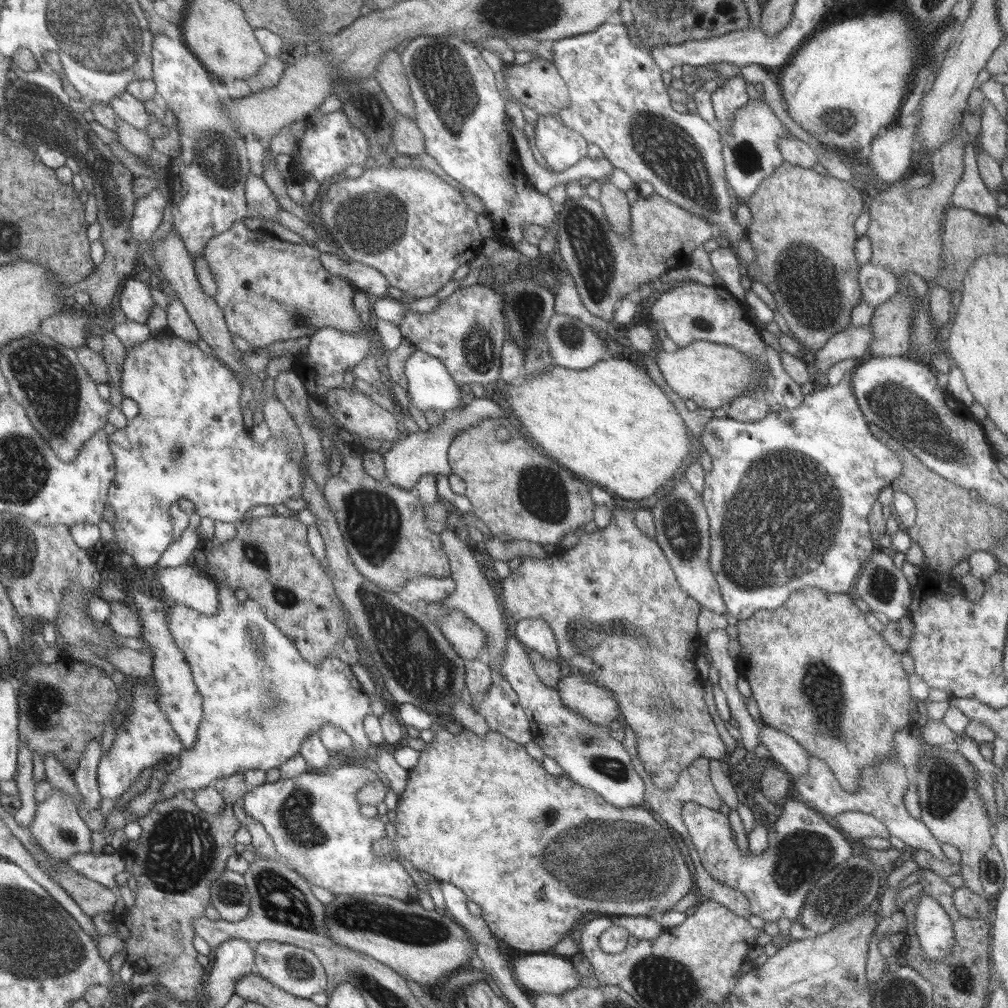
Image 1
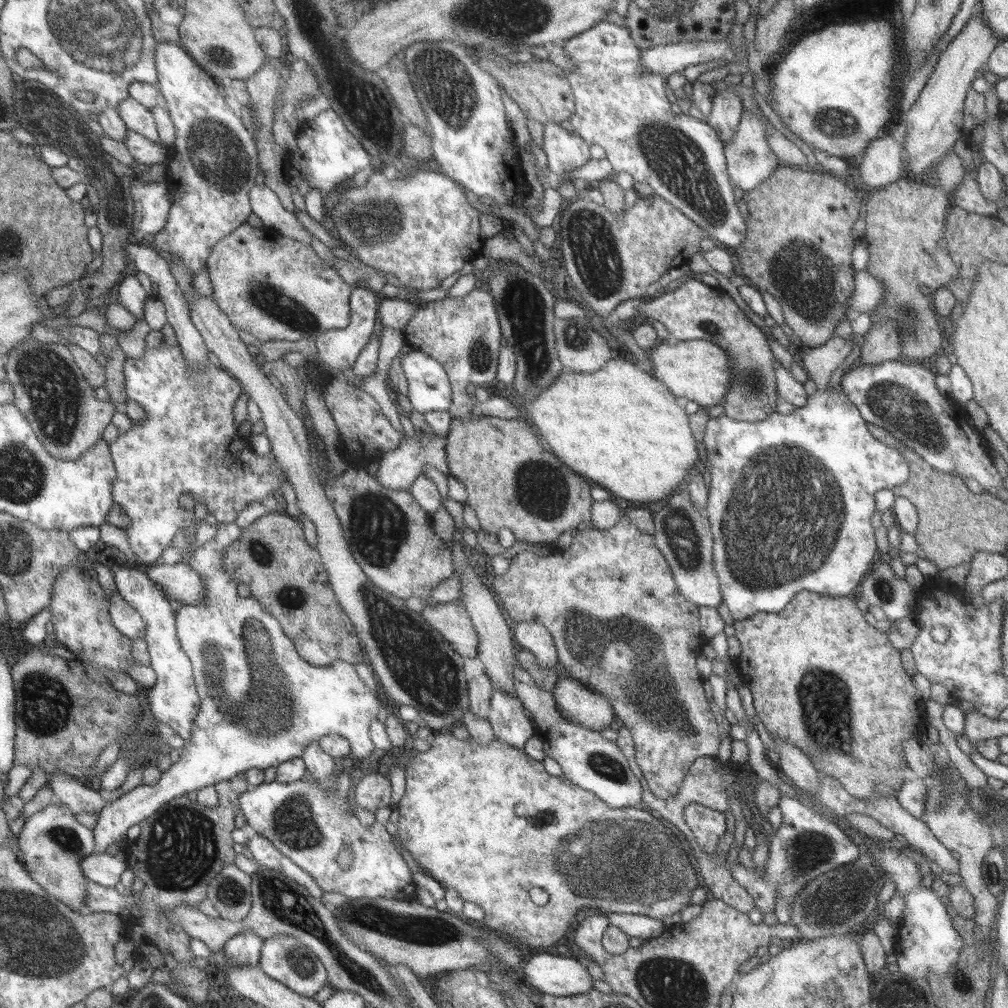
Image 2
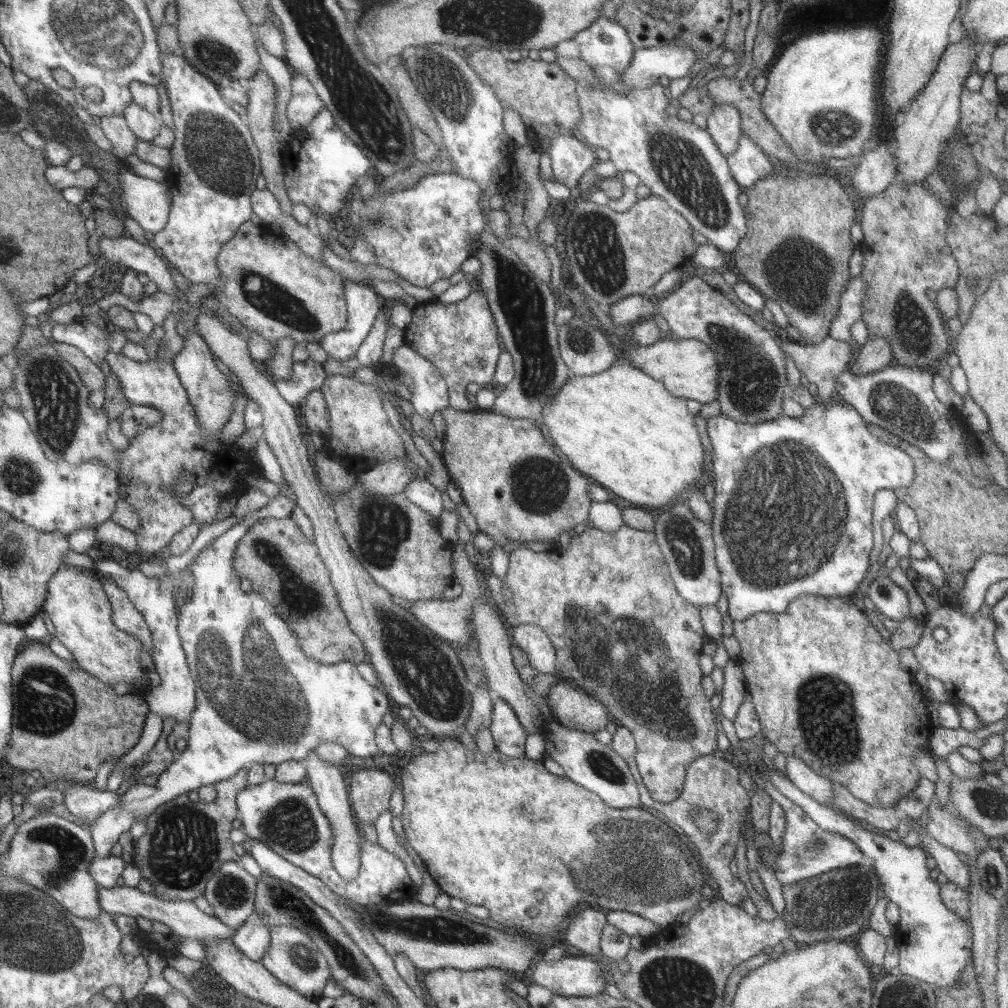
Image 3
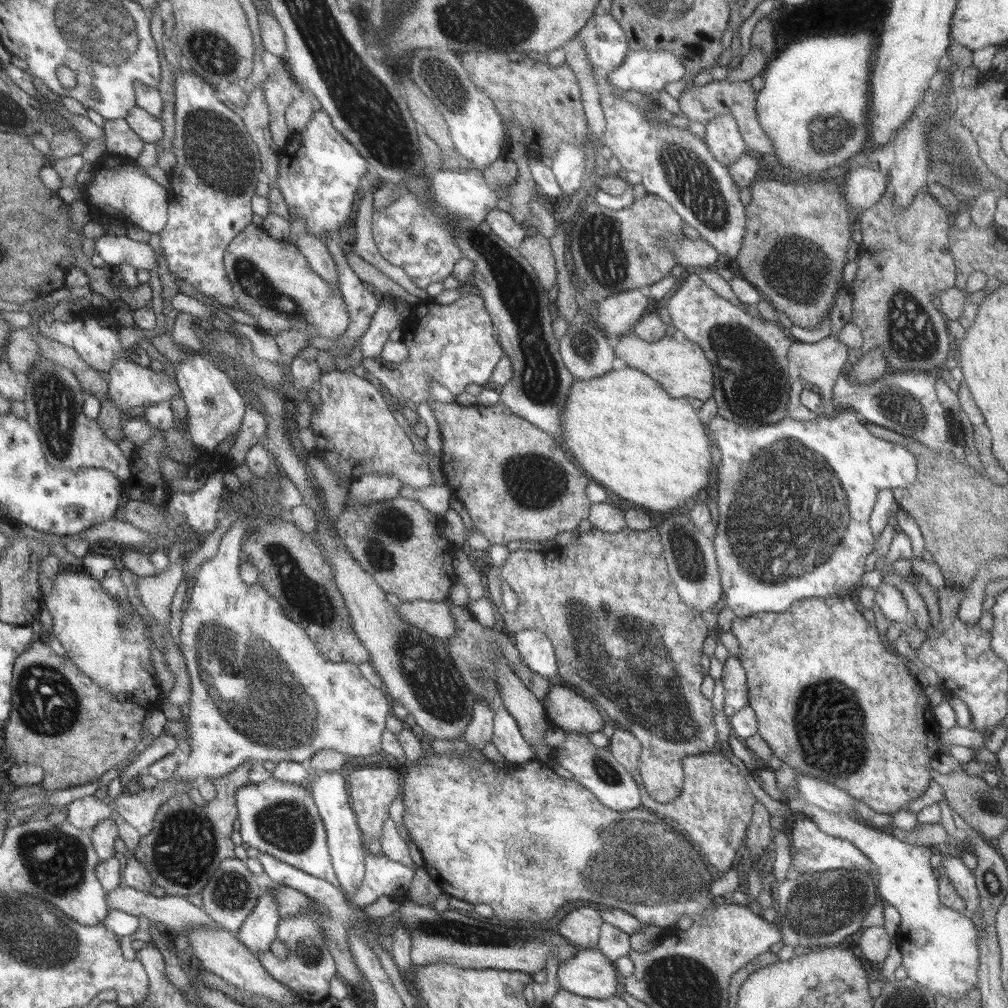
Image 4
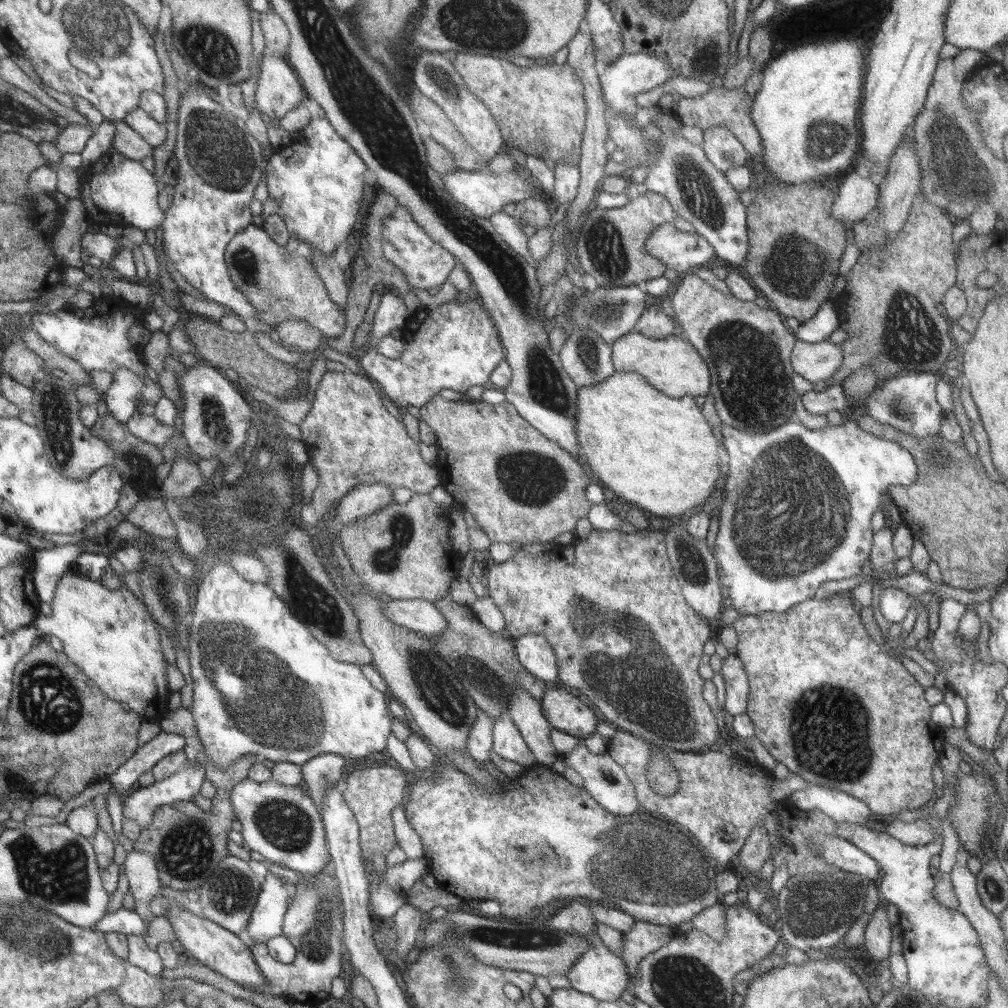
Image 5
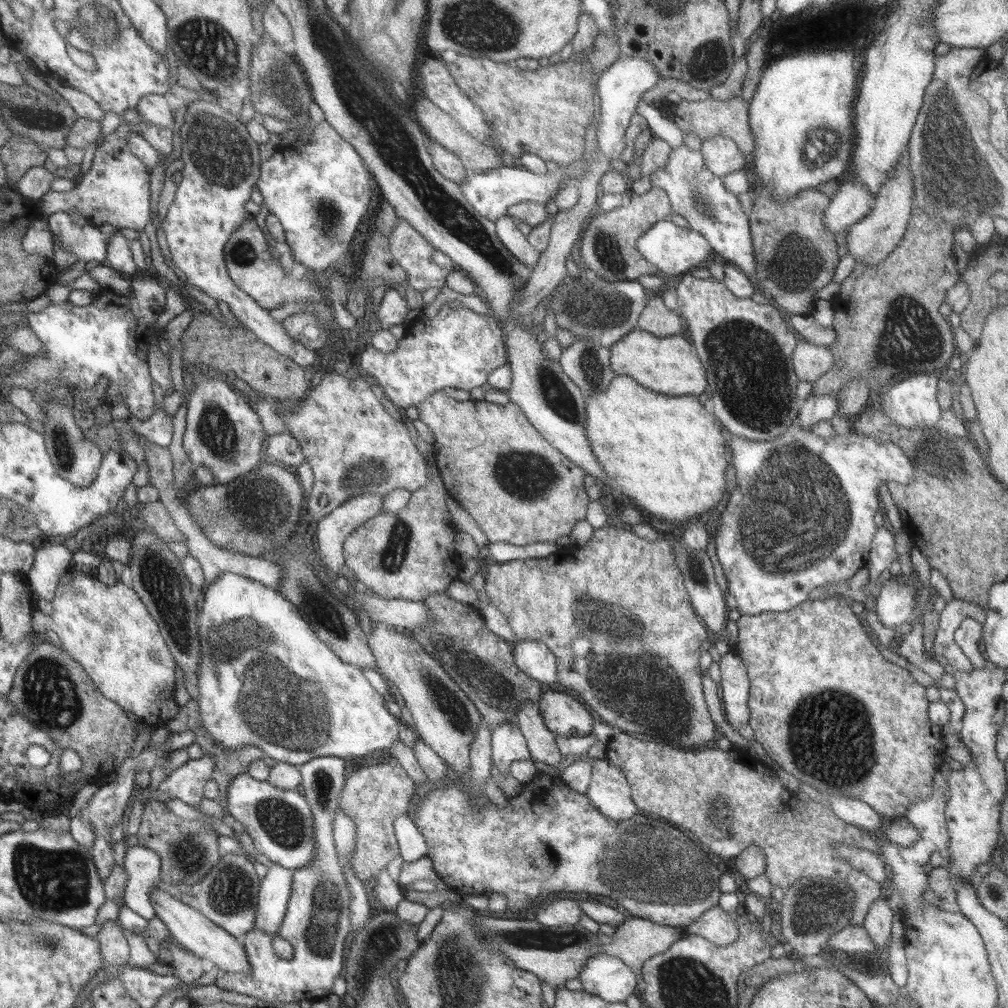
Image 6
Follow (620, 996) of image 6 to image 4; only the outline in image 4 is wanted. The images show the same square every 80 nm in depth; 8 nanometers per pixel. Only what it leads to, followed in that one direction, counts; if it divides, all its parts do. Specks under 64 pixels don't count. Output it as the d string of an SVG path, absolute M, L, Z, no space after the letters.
M597 946L580 947L575 958L560 962L557 977L561 989L596 1000L615 996L618 974L612 962Z

